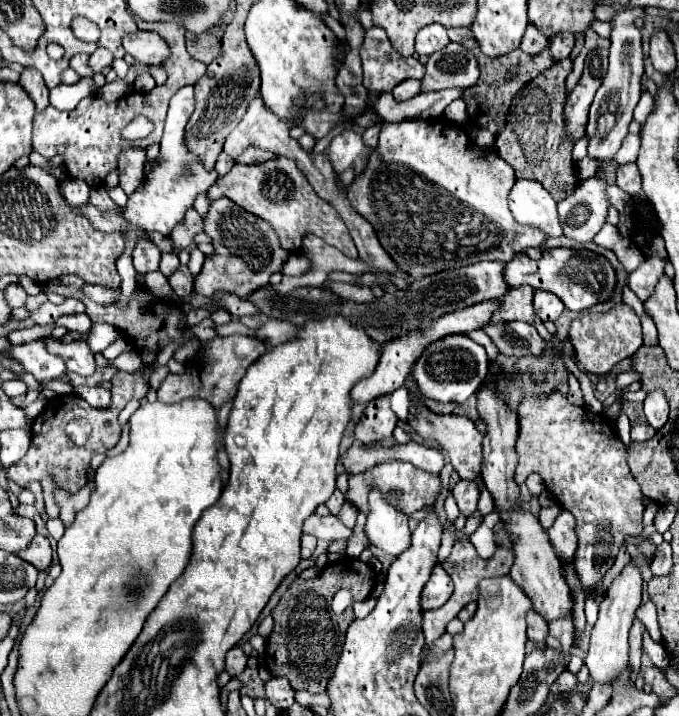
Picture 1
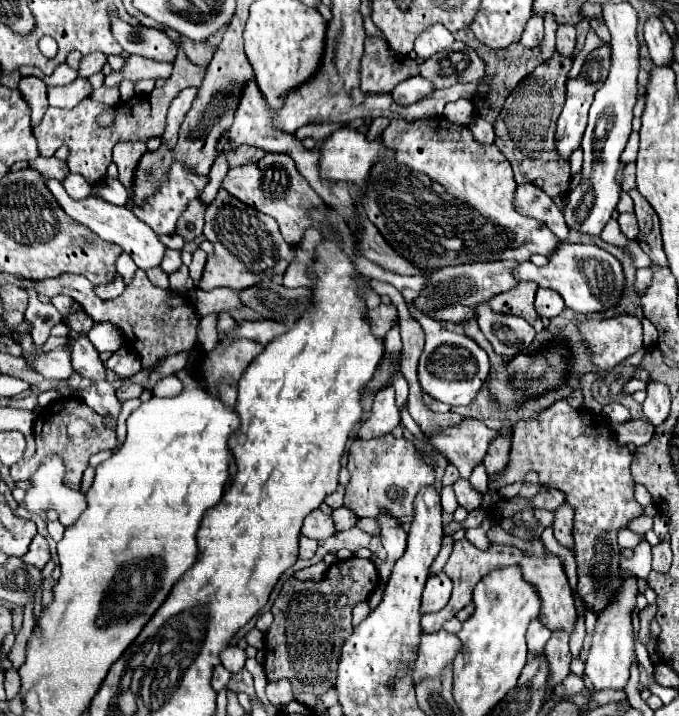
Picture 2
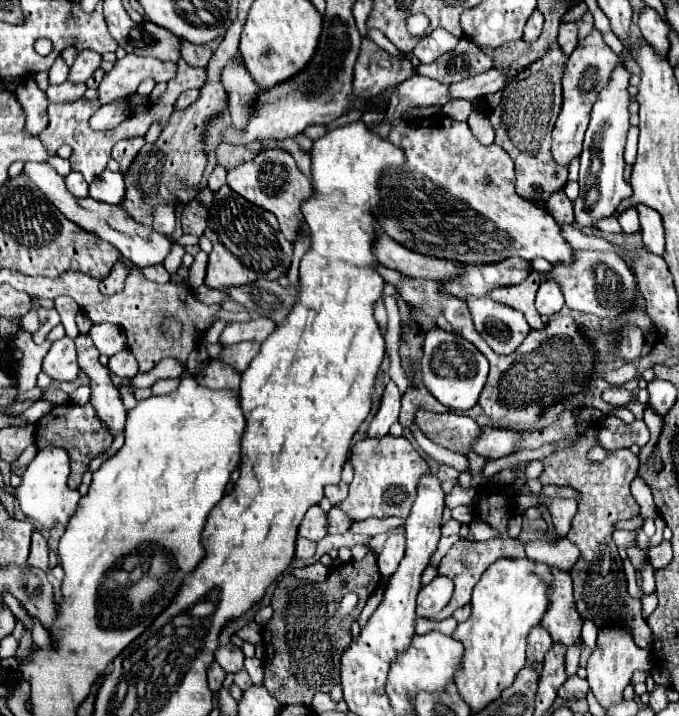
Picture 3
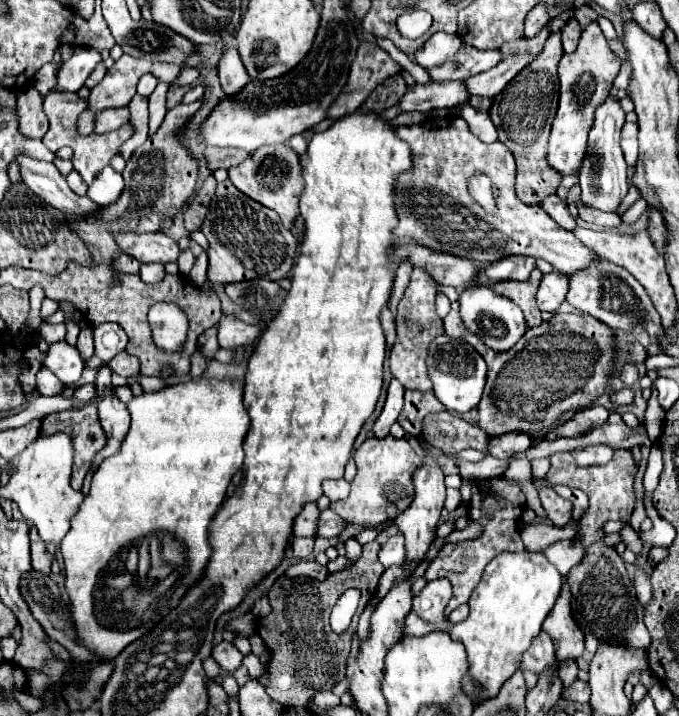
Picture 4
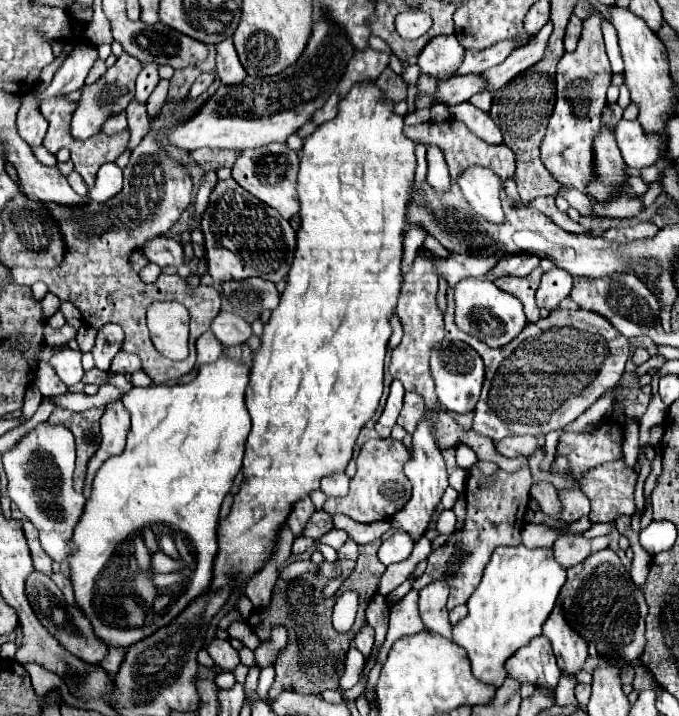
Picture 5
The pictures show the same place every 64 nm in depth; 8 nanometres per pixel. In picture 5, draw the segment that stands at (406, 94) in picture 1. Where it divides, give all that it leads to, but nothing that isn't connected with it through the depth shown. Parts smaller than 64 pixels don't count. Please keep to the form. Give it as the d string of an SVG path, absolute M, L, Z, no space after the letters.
M452 76L436 86L436 94L424 94L418 92L414 104L416 108L432 108L434 104L462 104L466 102L472 94L484 90L484 80L480 76Z

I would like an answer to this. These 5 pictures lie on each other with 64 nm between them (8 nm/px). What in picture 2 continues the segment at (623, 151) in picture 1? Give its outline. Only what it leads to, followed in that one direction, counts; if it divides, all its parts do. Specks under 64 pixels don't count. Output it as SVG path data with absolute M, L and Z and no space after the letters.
M632 131L630 138L628 138L628 144L626 144L626 148L624 148L622 156L620 156L622 164L628 164L628 162L636 162L639 150L639 140L639 132Z

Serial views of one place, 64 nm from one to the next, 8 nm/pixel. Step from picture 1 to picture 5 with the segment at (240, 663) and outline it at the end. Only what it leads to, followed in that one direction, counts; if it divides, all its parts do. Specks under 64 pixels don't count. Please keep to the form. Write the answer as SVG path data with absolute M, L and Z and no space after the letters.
M216 638L216 640L212 640L212 642L208 644L206 650L208 650L208 654L210 654L212 660L214 660L214 664L216 664L220 670L232 672L232 670L240 664L238 650L234 650L228 640Z

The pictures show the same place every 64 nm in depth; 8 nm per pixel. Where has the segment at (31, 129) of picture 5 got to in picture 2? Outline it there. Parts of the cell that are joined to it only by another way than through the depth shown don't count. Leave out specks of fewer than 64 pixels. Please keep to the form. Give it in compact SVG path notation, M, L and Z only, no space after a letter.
M22 76L20 78L20 84L18 84L24 100L30 104L32 108L32 126L36 126L46 108L48 108L48 98L46 98L46 84L42 78L36 78L36 76Z

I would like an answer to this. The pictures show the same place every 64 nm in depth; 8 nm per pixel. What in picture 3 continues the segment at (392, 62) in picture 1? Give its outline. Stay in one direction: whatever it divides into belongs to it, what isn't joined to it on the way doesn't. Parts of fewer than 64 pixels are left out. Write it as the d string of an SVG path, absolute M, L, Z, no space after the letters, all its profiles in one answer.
M370 38L362 40L354 76L354 92L360 98L368 100L390 86L398 86L410 76L414 76L414 64L410 58L394 58Z

